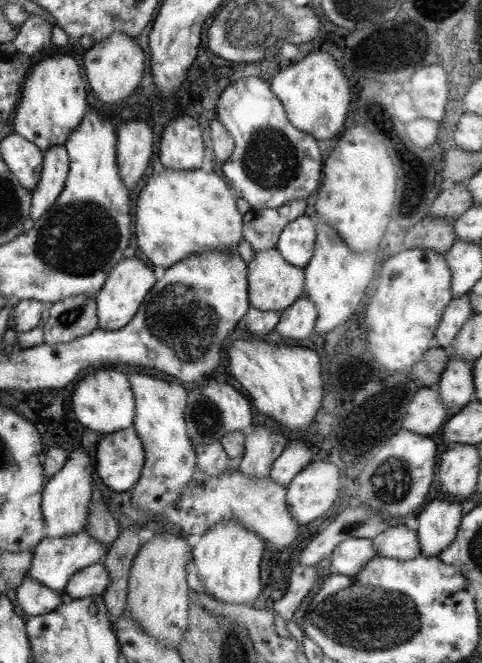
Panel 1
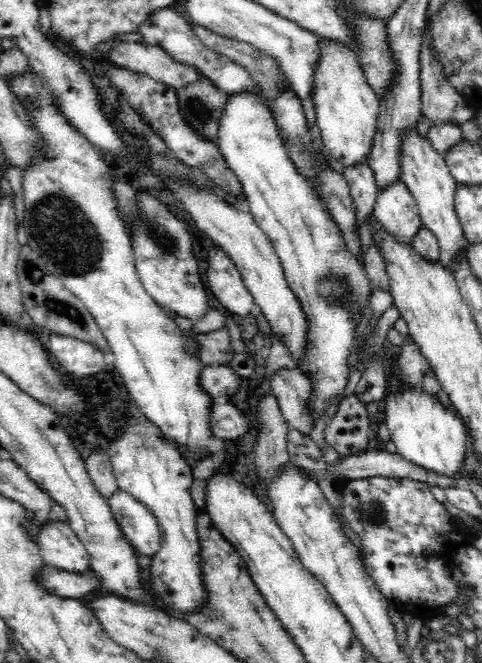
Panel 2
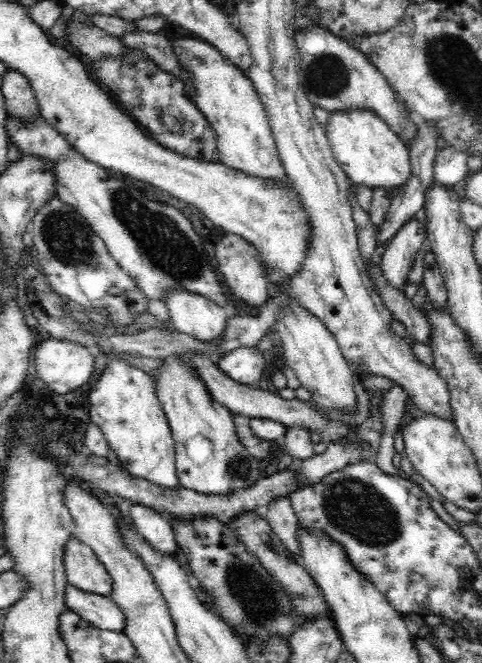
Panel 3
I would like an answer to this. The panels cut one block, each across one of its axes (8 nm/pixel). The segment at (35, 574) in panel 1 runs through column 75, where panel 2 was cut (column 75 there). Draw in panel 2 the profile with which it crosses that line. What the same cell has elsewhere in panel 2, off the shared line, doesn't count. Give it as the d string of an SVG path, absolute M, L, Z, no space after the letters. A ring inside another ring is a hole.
M45 520L35 541L46 565L80 573L90 569L88 551L66 521Z

